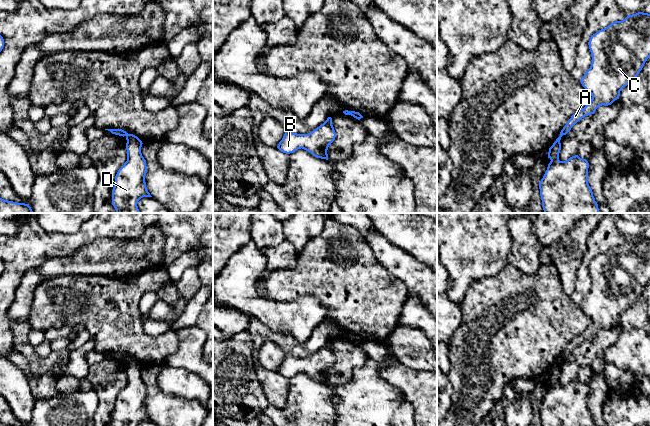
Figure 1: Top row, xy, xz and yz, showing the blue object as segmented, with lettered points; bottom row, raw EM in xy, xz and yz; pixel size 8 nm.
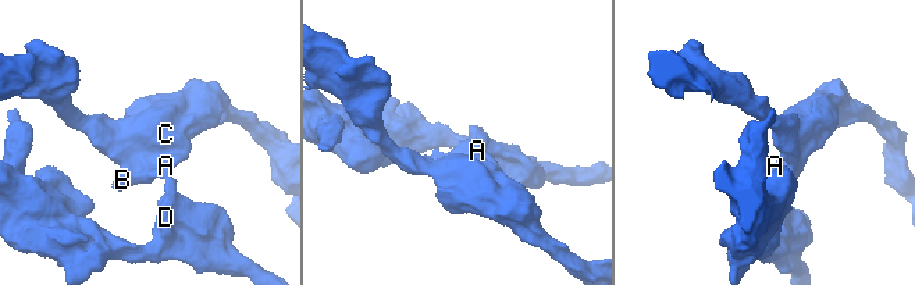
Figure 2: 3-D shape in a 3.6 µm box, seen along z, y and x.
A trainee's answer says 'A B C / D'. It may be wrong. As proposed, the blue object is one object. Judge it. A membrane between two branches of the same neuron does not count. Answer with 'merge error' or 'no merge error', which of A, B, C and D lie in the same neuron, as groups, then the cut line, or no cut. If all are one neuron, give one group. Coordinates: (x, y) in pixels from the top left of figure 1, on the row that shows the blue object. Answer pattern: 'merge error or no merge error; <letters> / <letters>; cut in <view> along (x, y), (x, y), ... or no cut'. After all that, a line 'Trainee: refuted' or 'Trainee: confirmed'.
merge error; A B C / D; cut in xz along (350, 112), (352, 115)
Trainee: confirmed

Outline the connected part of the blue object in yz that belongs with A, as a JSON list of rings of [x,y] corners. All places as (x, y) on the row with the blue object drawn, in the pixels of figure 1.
[[[638,12],[628,15],[622,21],[615,21],[593,34],[588,45],[592,63],[580,82],[592,99],[583,109],[571,116],[560,136],[566,135],[585,116],[594,114],[599,106],[611,105],[619,99],[620,91],[638,76],[650,57],[650,14]]]

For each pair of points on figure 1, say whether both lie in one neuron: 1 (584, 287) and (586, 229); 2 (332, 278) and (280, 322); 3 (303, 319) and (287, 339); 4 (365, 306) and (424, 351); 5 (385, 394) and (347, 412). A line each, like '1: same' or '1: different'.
1: different
2: different
3: different
4: different
5: same

